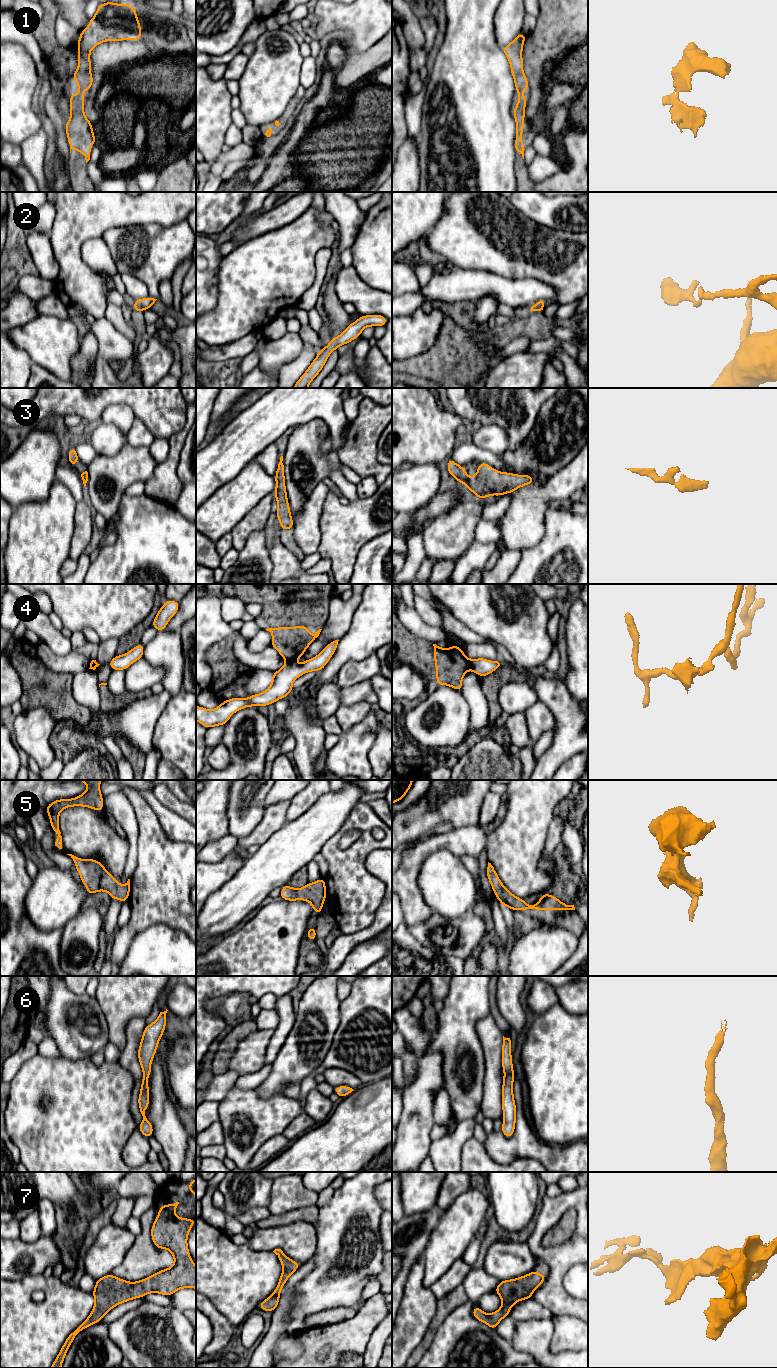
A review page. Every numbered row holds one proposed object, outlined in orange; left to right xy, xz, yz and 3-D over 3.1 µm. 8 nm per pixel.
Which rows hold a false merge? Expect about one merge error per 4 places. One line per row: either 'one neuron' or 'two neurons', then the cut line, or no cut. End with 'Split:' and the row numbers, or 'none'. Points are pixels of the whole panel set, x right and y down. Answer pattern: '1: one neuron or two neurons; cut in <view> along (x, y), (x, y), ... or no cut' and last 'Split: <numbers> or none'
1: one neuron; no cut
2: one neuron; no cut
3: one neuron; no cut
4: two neurons; cut in yz along (468, 660), (469, 668)
5: one neuron; no cut
6: one neuron; no cut
7: one neuron; no cut
Split: 4

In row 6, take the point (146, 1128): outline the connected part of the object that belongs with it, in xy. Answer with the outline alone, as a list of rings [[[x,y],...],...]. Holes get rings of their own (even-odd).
[[[166,1009],[164,1012],[160,1012],[158,1018],[152,1024],[145,1027],[138,1049],[138,1059],[143,1071],[138,1105],[143,1120],[137,1128],[148,1139],[153,1136],[153,1126],[145,1116],[145,1110],[149,1107],[149,1084],[147,1080],[151,1075],[151,1063],[158,1049],[159,1040],[166,1027],[167,1011]]]

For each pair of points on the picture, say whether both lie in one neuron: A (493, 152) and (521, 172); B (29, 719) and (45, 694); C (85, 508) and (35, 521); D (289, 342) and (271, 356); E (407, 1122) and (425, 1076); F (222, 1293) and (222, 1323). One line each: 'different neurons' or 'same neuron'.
A: different neurons
B: different neurons
C: different neurons
D: same neuron
E: same neuron
F: different neurons

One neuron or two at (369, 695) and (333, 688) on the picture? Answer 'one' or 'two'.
one

